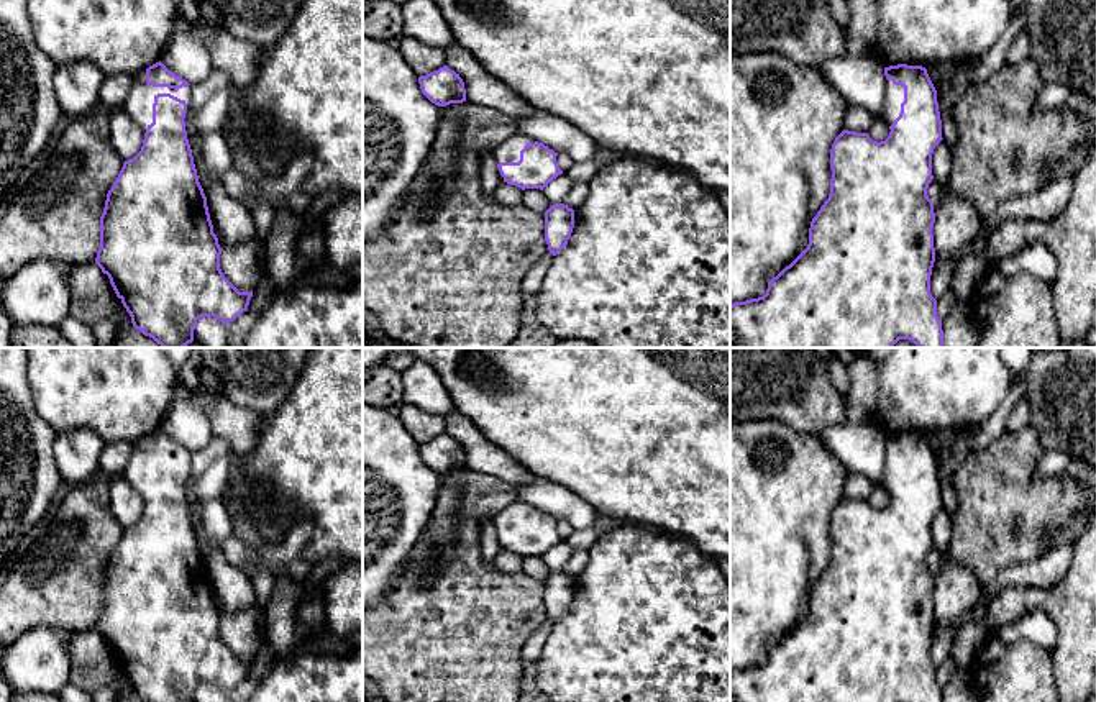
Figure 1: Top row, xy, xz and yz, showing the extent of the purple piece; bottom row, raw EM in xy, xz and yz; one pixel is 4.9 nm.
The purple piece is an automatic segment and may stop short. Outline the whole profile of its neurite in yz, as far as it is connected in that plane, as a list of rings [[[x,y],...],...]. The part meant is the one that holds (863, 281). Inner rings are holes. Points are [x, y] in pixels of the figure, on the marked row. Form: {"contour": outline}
{"contour": [[[897,64],[884,67],[884,120],[889,136],[873,141],[868,133],[843,130],[830,149],[830,194],[811,221],[807,248],[776,277],[768,282],[766,294],[758,299],[730,305],[730,348],[893,348],[899,340],[909,340],[919,348],[943,348],[942,318],[937,315],[937,300],[930,294],[930,276],[935,262],[932,228],[935,223],[934,202],[927,195],[932,182],[932,154],[942,138],[942,120],[937,90],[922,66]]]}

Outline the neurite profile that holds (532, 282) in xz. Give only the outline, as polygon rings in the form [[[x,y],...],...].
[[[550,251],[545,253],[541,259],[538,259],[530,271],[527,272],[523,282],[522,282],[522,299],[523,302],[528,299],[535,299],[541,282],[550,269],[553,254]]]

